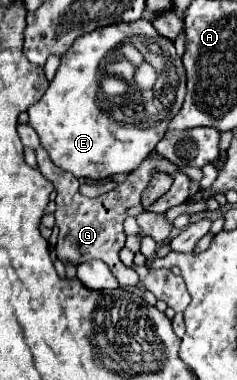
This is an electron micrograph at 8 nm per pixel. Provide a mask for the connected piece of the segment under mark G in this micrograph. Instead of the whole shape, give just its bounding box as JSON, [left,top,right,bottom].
[36,148,190,287]

